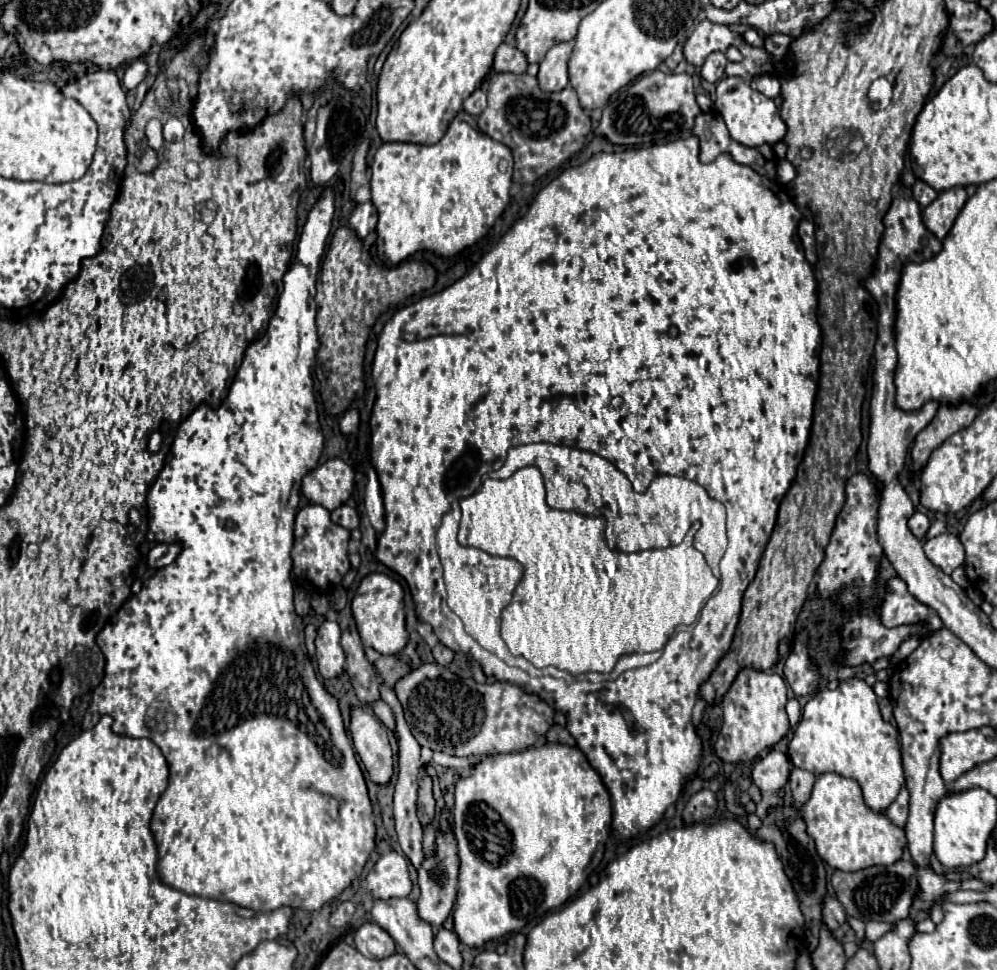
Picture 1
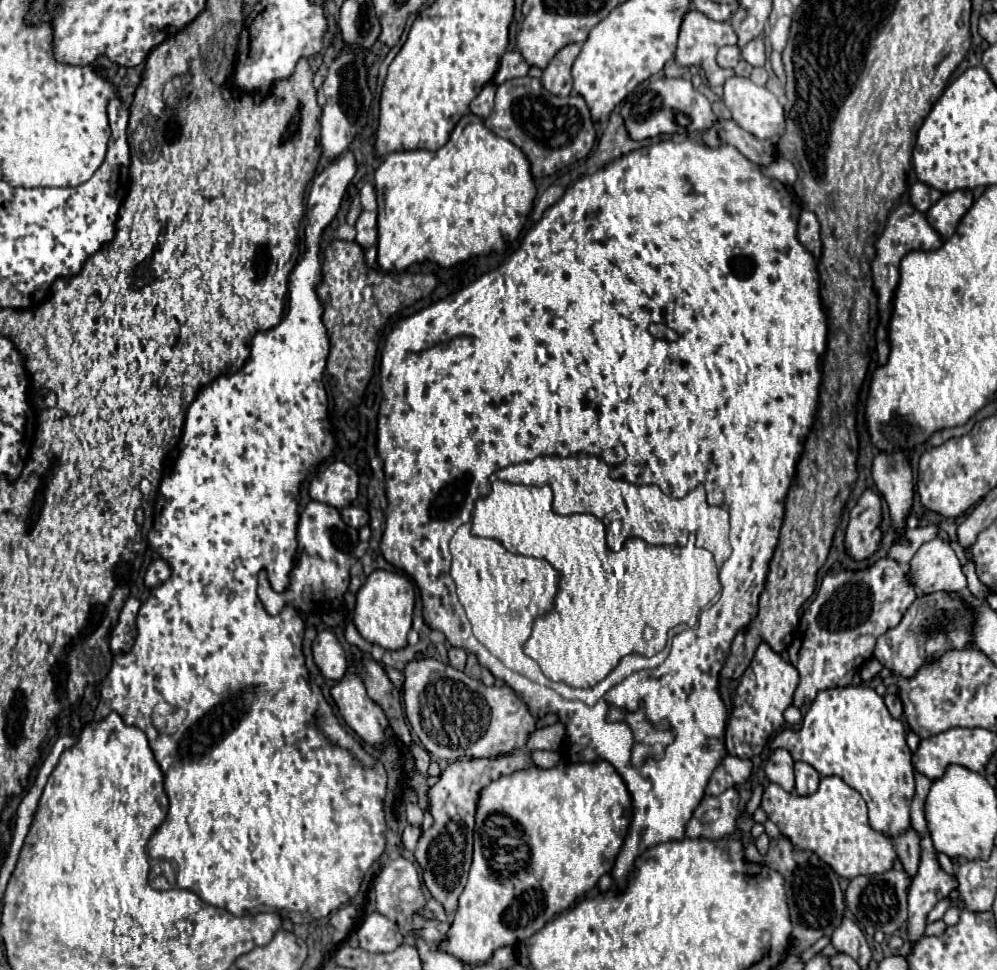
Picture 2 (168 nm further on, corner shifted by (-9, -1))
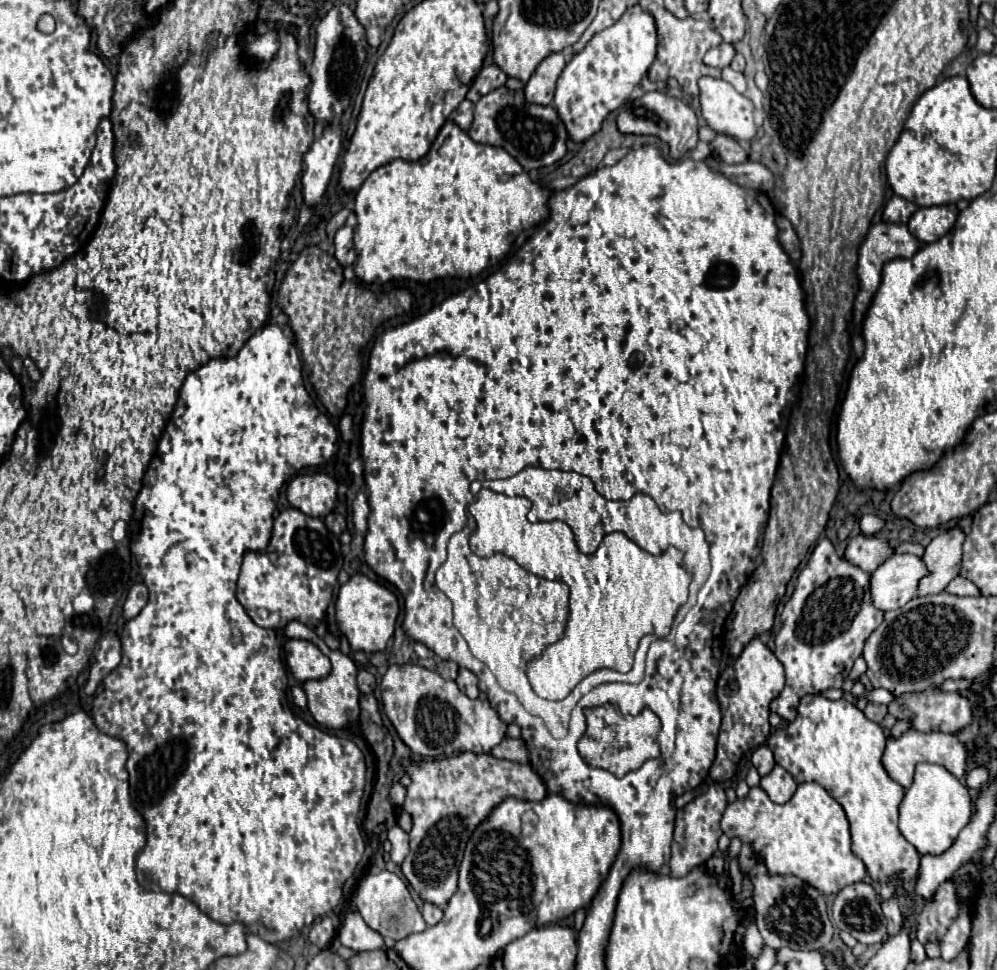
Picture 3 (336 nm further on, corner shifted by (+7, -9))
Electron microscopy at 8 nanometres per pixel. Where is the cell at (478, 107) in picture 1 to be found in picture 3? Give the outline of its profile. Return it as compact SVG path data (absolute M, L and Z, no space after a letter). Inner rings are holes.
M464 100L452 114L450 120L456 122L462 130L468 130L472 124L472 112L474 112L474 104L470 100Z

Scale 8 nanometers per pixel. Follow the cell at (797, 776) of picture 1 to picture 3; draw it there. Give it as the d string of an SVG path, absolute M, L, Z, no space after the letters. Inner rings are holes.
M774 766L774 770L760 780L760 786L766 790L770 800L776 804L788 802L792 798L792 794L796 792L794 778L780 766Z

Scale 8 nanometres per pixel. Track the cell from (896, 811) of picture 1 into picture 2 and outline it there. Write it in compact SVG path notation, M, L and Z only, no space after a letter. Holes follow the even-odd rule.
M908 828L906 832L898 834L894 838L894 848L898 852L898 860L904 864L904 870L914 876L920 862L920 836L914 828Z

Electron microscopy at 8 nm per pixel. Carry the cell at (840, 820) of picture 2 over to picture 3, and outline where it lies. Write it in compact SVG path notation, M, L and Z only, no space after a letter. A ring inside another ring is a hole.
M816 782L800 784L786 804L774 804L760 786L750 788L744 798L736 798L726 806L726 812L722 816L722 832L728 838L738 838L740 842L750 844L754 854L758 854L766 864L768 876L792 874L824 894L836 894L840 892L840 888L862 882L866 876L864 864L850 850L850 828L844 808Z

